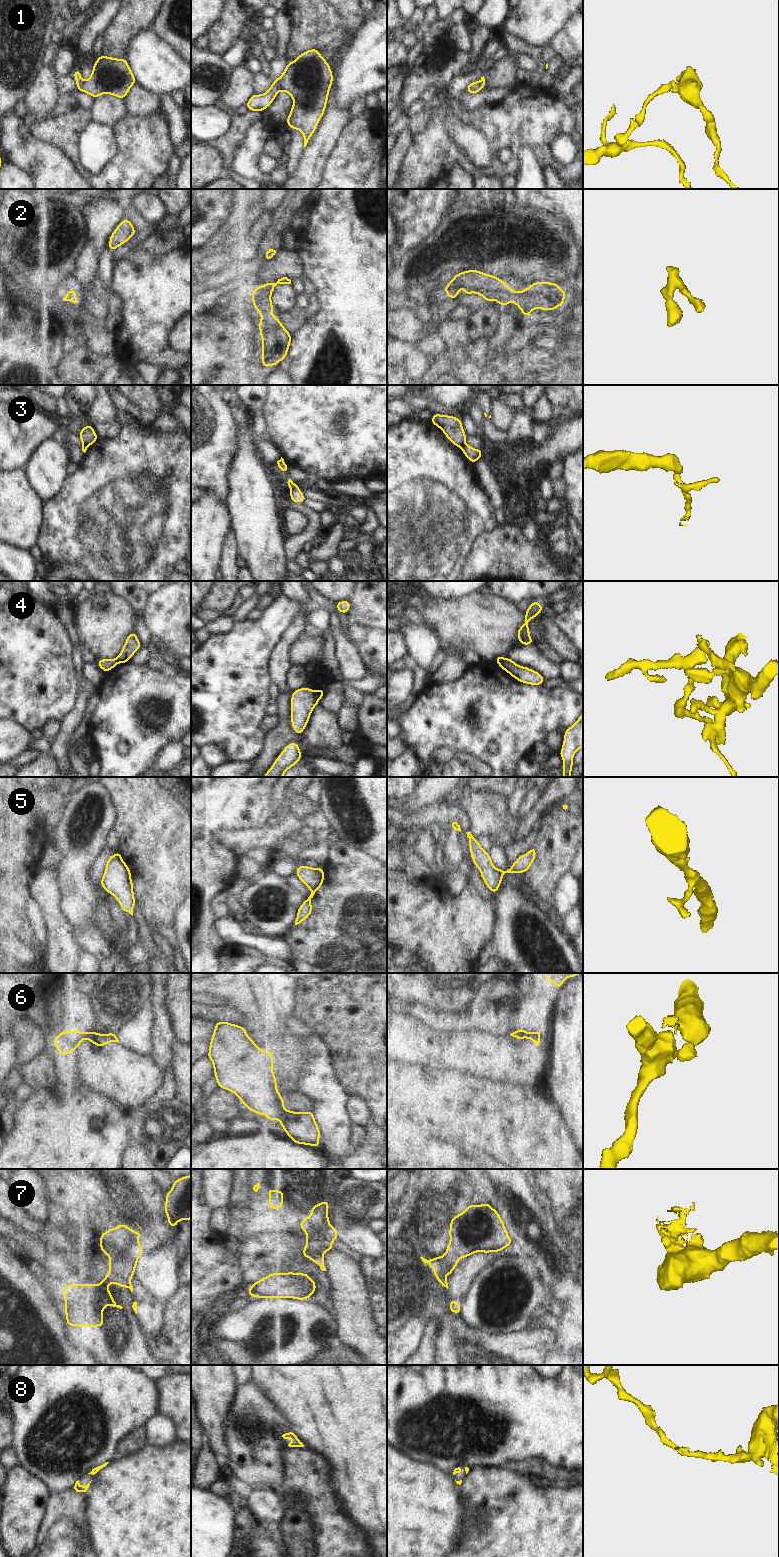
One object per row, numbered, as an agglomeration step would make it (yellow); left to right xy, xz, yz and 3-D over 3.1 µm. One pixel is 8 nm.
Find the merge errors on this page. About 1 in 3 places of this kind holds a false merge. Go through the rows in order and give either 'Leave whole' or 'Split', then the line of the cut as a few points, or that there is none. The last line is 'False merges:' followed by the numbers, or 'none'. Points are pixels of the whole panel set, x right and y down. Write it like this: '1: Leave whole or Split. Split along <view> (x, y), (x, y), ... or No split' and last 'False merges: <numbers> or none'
1: Split. Split along xz (273, 80), (281, 89)
2: Leave whole. No split
3: Split. Split along yz (464, 444), (461, 448)
4: Split. Split along xz (313, 691), (318, 702)
5: Leave whole. No split
6: Split. Split along xz (283, 1109), (278, 1117)
7: Split. Split along xz (330, 1226), (329, 1232), (325, 1237), (315, 1236), (306, 1231)
8: Leave whole. No split
False merges: 1, 3, 4, 6, 7.

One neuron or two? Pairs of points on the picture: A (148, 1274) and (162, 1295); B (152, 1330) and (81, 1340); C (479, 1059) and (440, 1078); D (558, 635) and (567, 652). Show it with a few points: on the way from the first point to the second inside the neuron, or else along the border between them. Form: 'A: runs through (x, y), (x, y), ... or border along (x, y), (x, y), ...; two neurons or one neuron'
A: runs through (153, 1279), (162, 1290); one neuron
B: border along (136, 1309), (142, 1330), (147, 1337); two neurons
C: border along (432, 1068), (455, 1069), (478, 1076); two neurons
D: runs through (558, 639), (566, 648); one neuron

